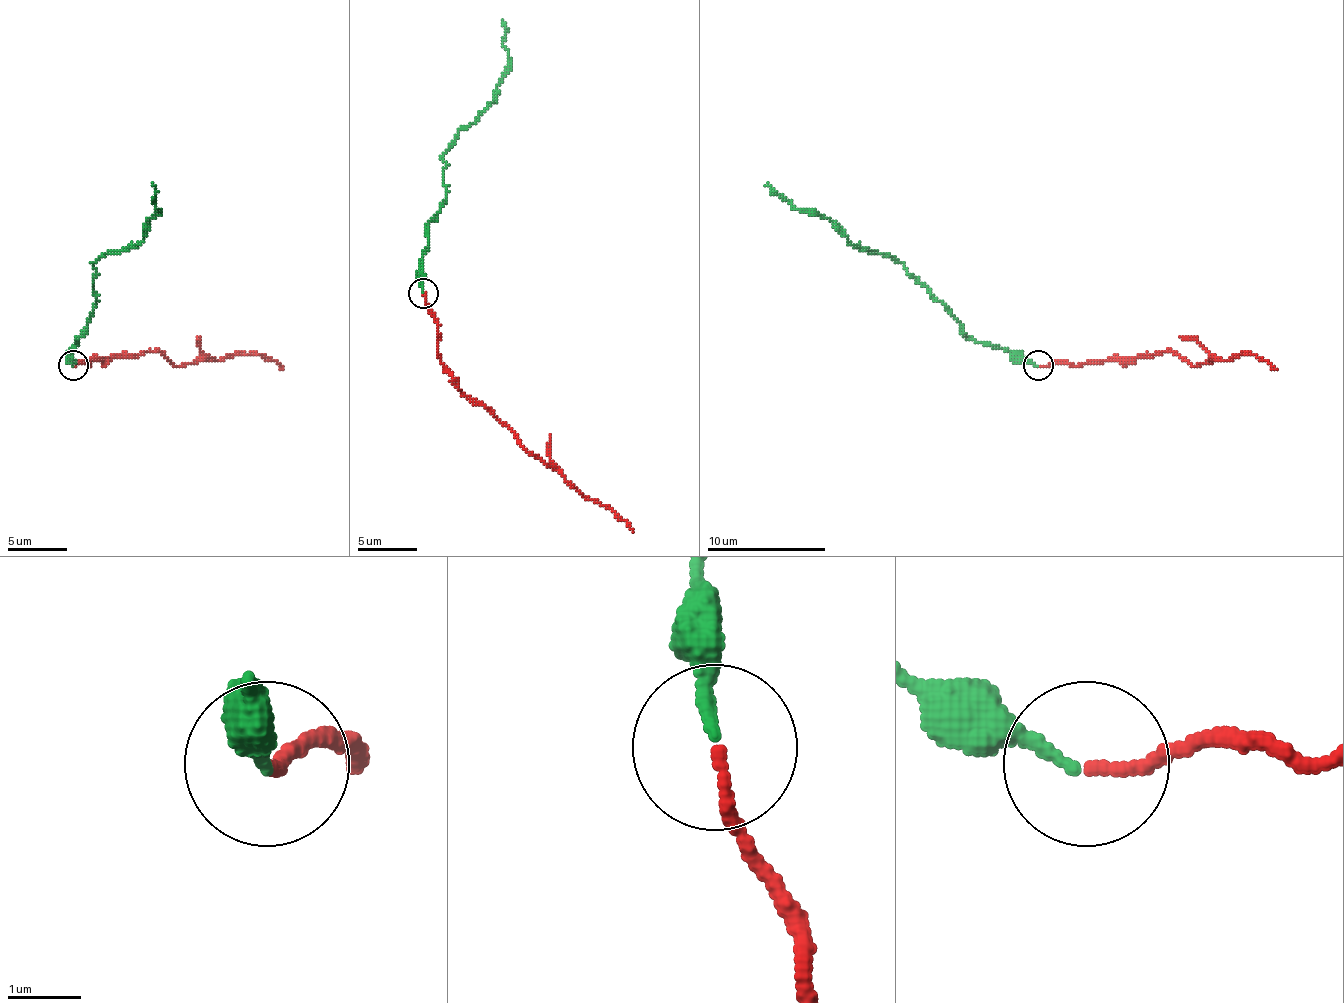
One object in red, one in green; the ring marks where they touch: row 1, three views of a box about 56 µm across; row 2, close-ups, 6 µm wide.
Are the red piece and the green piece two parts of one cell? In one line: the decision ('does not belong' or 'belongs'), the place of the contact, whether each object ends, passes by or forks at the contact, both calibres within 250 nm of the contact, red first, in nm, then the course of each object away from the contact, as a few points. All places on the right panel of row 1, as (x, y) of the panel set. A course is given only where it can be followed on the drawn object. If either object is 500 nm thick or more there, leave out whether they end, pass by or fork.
belongs; at (1038, 365); red ends there; green ends there; 160 nm thick on the red side, 170 nm on the other; red runs (1037, 366), (1102, 363), (1173, 351), (1197, 366), (1241, 354), (1256, 354), (1277, 369); green runs (1037, 366), (990, 342), (975, 342), (901, 262), (880, 254), (859, 251), (815, 212), (794, 209), (765, 185)

